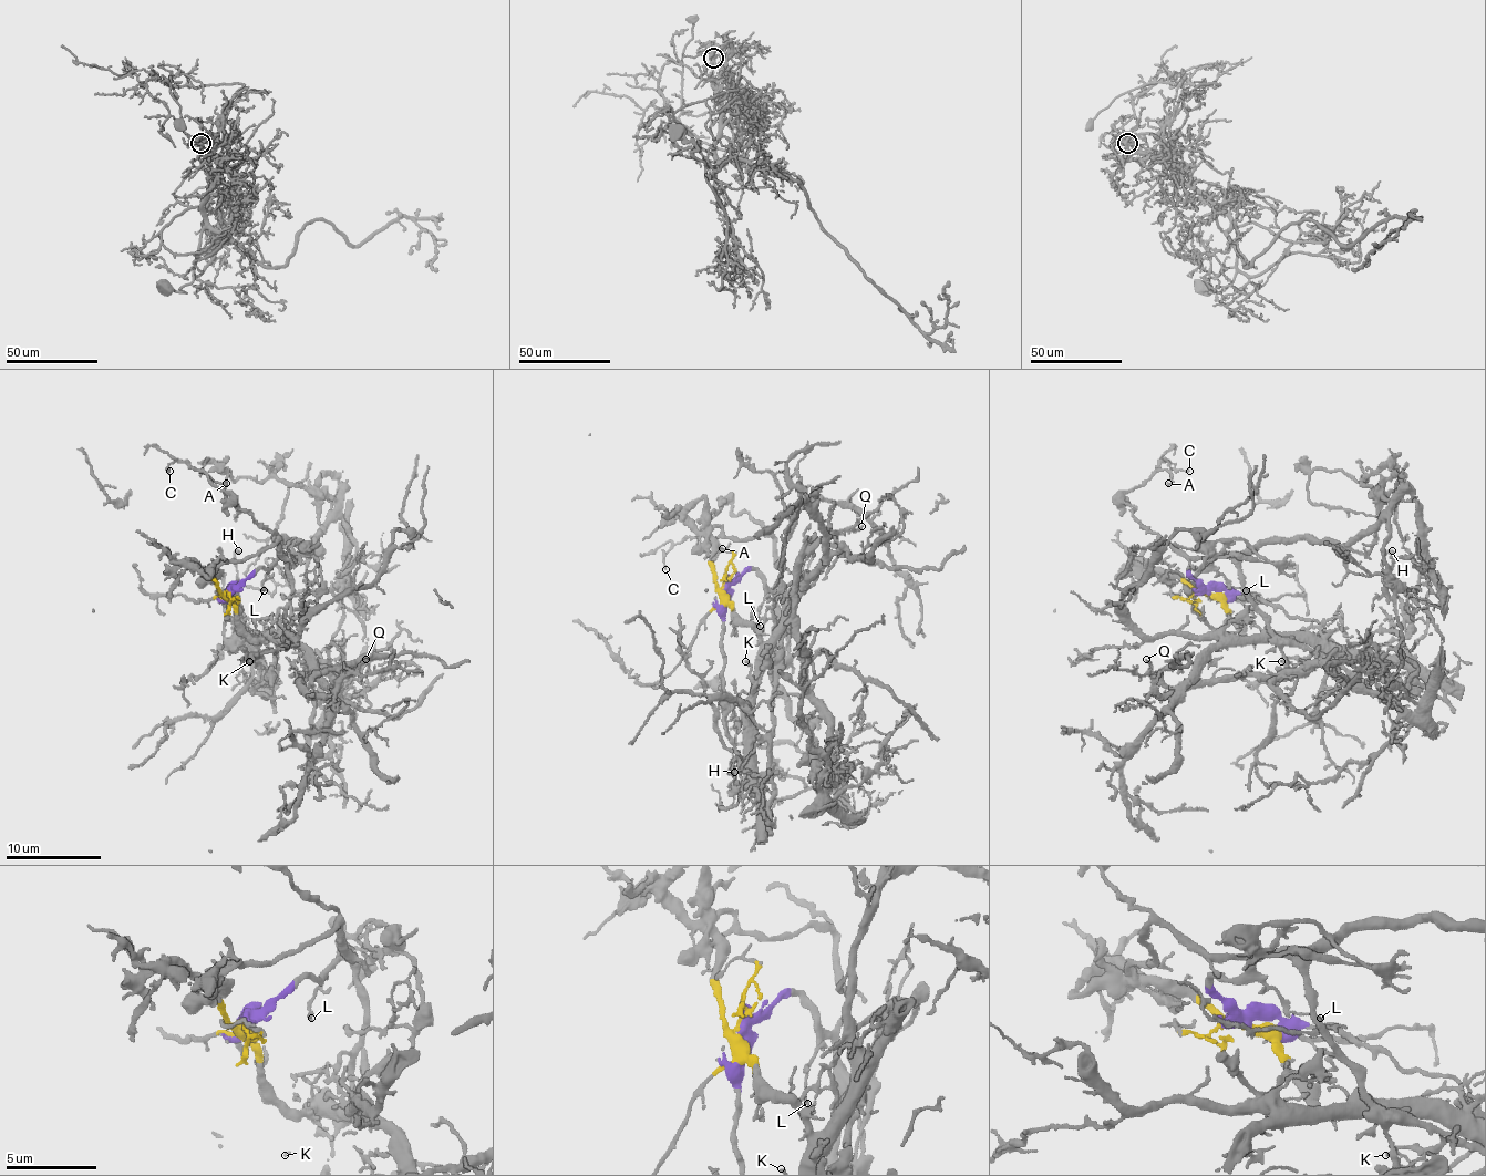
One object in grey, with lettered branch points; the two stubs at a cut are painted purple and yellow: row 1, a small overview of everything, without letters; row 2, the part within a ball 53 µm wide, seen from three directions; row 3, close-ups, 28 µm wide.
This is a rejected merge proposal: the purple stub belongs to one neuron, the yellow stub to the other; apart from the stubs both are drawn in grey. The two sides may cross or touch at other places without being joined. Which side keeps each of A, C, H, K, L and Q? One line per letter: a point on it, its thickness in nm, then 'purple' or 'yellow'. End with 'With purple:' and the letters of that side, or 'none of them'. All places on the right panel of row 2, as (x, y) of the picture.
A: at (1168, 483); 140 nm thick; purple
C: at (1189, 471); 140 nm thick; purple
H: at (1392, 550); 240 nm thick; purple
K: at (1281, 661); 140 nm thick; yellow
L: at (1246, 590); 150 nm thick; purple
Q: at (1146, 659); 130 nm thick; yellow
With purple: A, C, H, L

